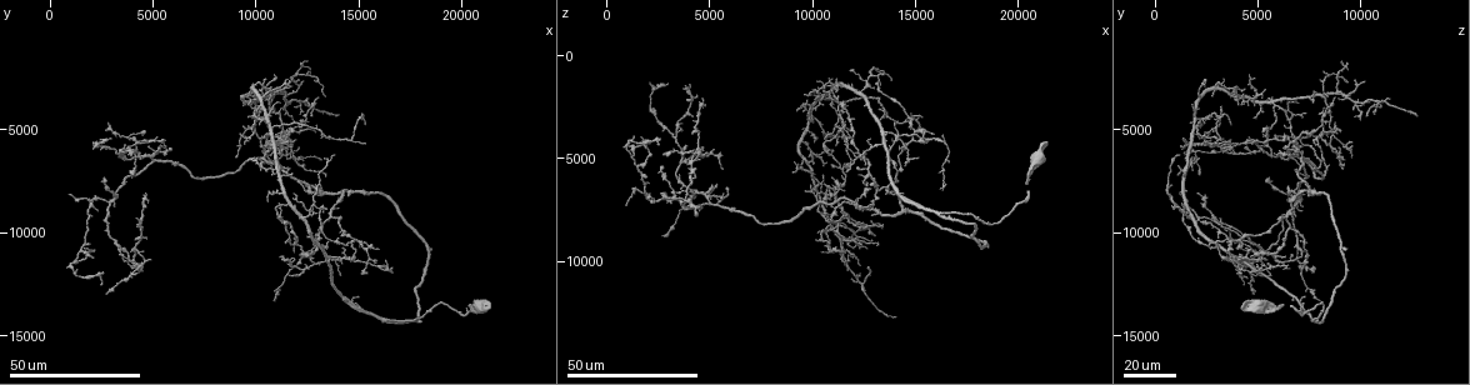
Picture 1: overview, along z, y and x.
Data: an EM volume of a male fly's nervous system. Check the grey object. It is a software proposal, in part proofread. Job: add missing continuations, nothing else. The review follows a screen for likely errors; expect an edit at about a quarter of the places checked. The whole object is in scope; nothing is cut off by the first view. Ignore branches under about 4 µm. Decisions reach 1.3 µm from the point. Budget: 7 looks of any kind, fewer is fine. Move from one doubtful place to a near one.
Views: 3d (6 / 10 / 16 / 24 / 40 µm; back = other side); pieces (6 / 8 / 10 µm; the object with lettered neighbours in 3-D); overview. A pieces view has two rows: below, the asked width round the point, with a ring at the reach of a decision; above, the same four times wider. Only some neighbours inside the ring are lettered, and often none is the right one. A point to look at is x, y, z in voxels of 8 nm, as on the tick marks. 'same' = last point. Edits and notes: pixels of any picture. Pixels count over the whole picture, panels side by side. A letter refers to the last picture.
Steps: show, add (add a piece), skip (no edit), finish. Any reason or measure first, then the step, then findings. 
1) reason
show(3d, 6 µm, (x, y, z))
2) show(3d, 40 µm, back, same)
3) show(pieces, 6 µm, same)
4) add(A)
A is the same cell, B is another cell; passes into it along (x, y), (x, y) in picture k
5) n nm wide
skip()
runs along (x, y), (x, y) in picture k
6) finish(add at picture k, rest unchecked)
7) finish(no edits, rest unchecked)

free end
show(3d, 24 µm, (13500, 8900, 1000))

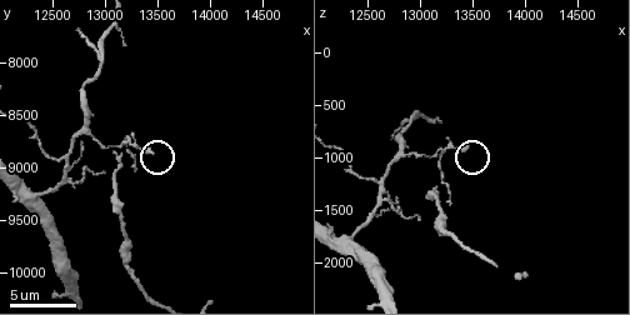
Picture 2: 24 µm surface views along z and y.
show(pieces, 10 µm, (13420, 8860, 940))

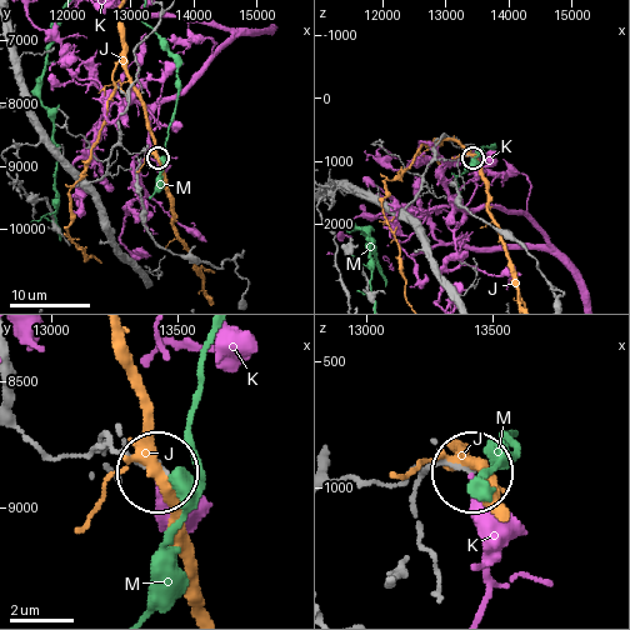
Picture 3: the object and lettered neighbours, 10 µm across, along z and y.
skip()
J, K and M are other cells; runs along (21, 435), (53, 454), (110, 448), (155, 469) in picture 3; none of them fits

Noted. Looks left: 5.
an open end
show(3d, 24 µm, (11700, 12000, 5800))

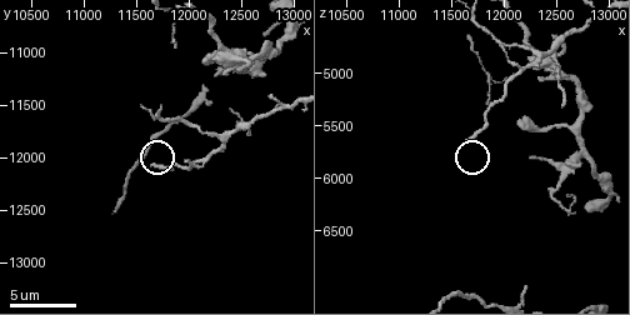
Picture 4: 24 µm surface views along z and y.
what lies round it
show(pieces, 10 µm, (11660, 12080, 5660))

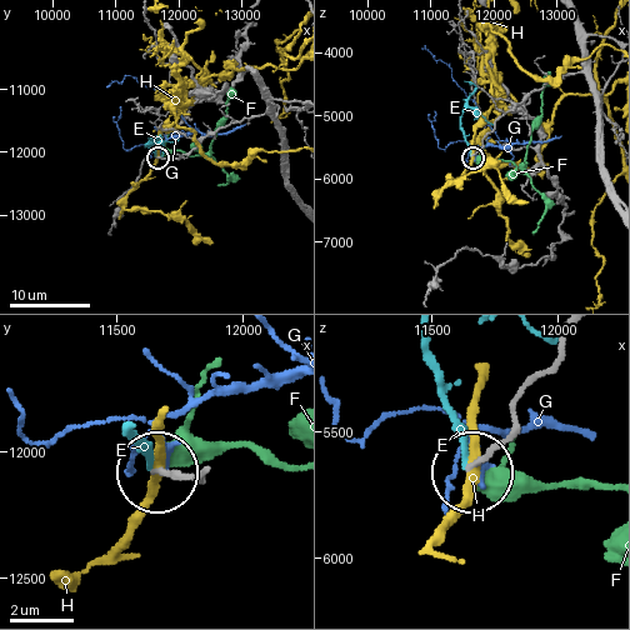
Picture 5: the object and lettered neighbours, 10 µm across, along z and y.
skip()
E, F, G and H are other cells; runs along (265, 115), (218, 128), (178, 159), (158, 158) in picture 5; none of them fits

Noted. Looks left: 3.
branch stops here
show(3d, 40 µm, (10900, 4300, 8100))

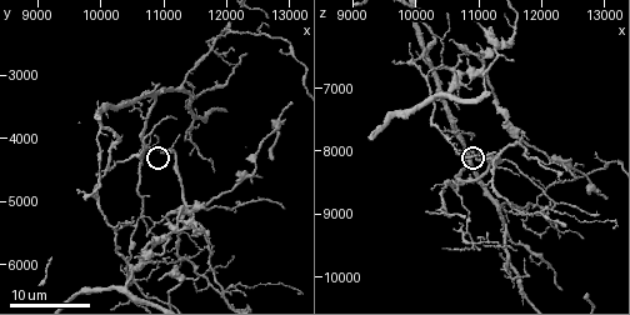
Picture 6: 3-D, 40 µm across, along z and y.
what lies round it
show(pieces, 8 µm, (11000, 4200, 7950))

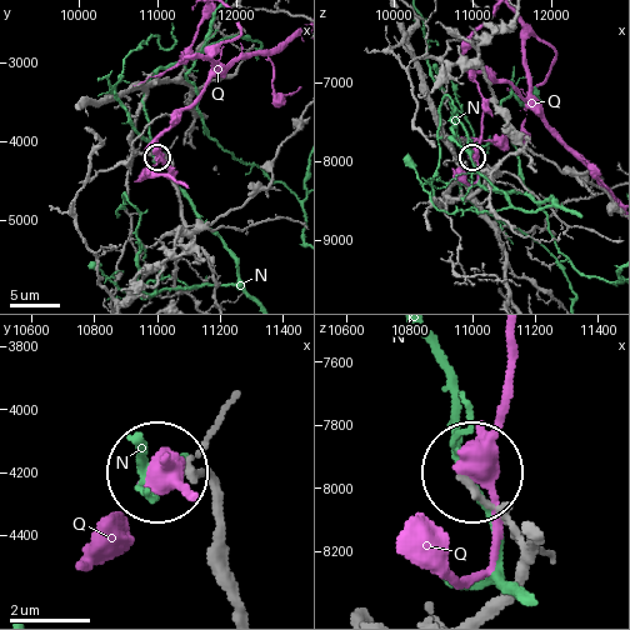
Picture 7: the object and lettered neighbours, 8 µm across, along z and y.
skip()
N and Q are other cells; runs along (490, 600), (516, 570), (520, 540), (473, 483) in picture 7; none of them fits

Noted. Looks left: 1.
finish(no edits, rest unchecked)

